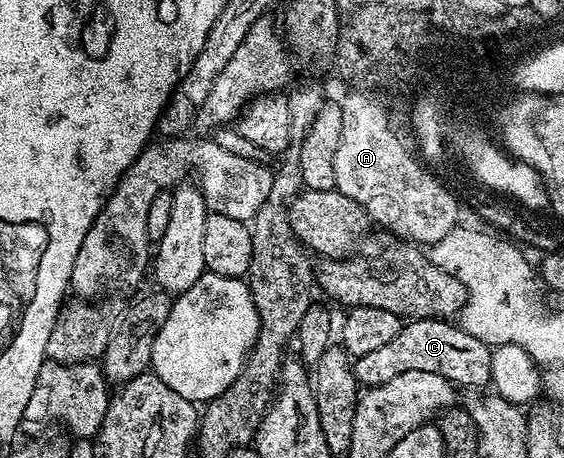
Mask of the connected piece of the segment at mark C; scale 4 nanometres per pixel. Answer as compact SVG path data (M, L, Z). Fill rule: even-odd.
M422 317L401 324L392 342L354 361L357 382L364 387L390 383L390 379L402 375L402 371L434 371L434 375L442 375L456 387L487 386L492 380L492 349L451 320Z

